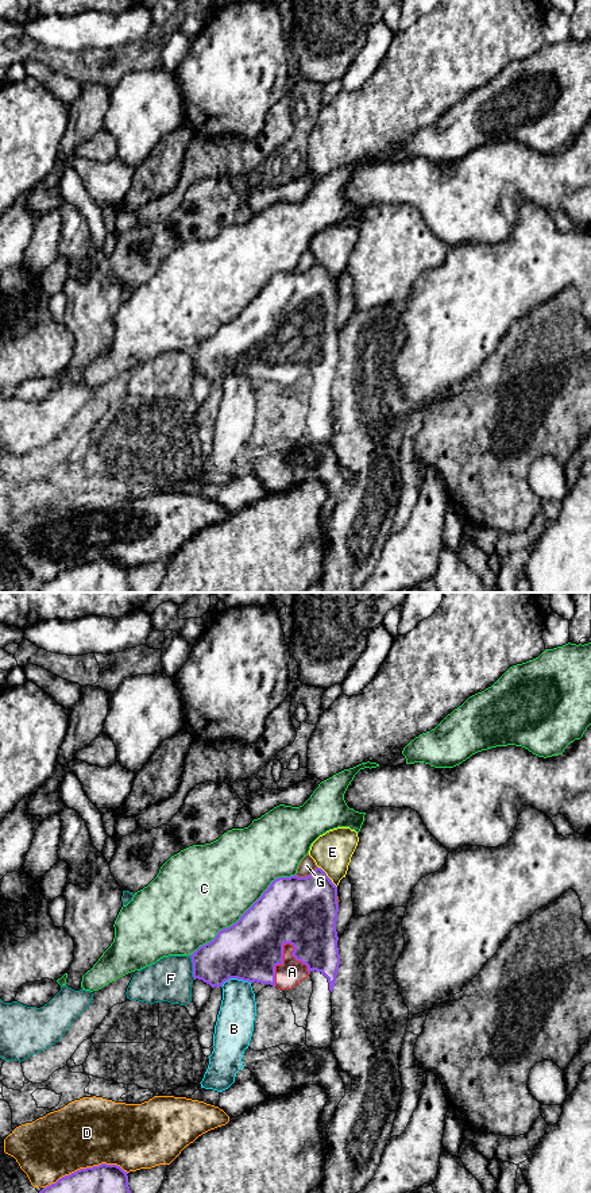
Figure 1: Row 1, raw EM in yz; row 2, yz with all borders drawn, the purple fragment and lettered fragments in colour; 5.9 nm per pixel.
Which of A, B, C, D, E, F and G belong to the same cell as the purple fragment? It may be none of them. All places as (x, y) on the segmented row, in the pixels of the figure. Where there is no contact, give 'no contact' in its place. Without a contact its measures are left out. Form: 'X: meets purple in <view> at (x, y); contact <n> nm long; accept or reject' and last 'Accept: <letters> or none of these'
A: meets purple in yz at (279, 964); contact 280 nm long; accept
B: meets purple in yz at (235, 977); contact 190 nm long; reject
C: meets purple in yz at (242, 915); contact 800 nm long; reject
D: meets purple in yz at (87, 1168); contact 500 nm long; reject
E: meets purple in yz at (327, 876); contact 180 nm long; reject
F: meets purple in yz at (193, 968); contact 150 nm long; reject
G: meets purple in yz at (306, 876); contact 140 nm long; reject
Accept: A

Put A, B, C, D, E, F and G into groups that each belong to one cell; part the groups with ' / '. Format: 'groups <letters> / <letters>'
groups A / B / C / D / E / F / G

